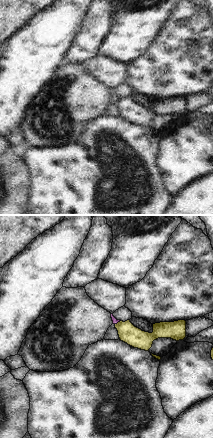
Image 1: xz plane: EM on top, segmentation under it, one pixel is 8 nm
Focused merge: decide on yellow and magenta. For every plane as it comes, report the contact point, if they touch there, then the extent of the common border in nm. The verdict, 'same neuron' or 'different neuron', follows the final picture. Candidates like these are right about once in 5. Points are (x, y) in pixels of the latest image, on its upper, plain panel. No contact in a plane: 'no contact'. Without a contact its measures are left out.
meets yellow at (118, 98); contact 50 nm long

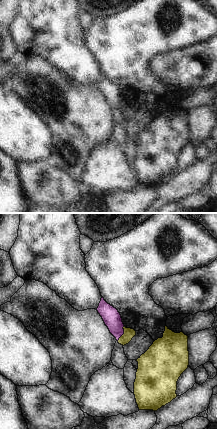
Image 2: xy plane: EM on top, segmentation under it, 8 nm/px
meets yellow at (124, 109); contact 130 nm long

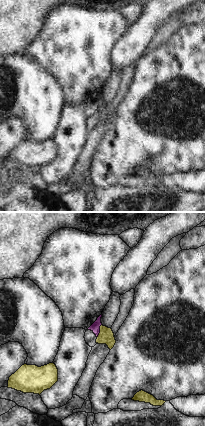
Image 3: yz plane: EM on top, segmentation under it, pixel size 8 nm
meets yellow at (100, 107); contact 120 nm long

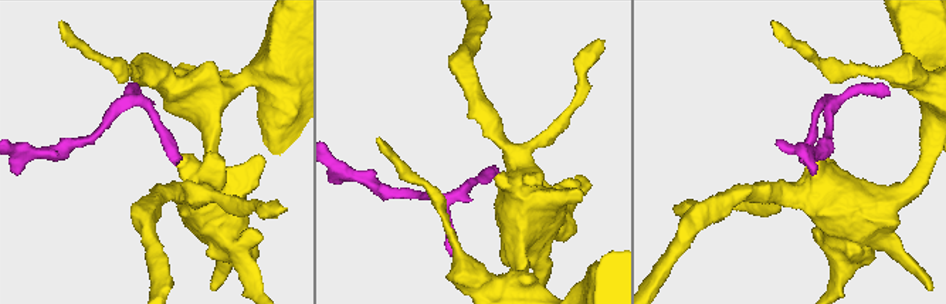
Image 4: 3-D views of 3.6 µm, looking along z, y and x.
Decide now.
different neuron

